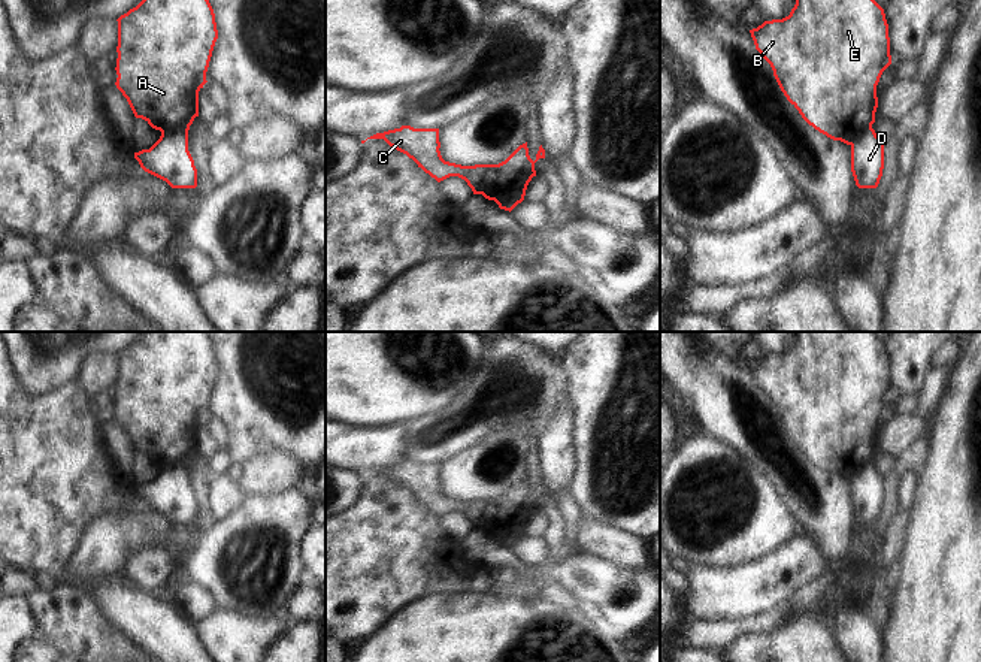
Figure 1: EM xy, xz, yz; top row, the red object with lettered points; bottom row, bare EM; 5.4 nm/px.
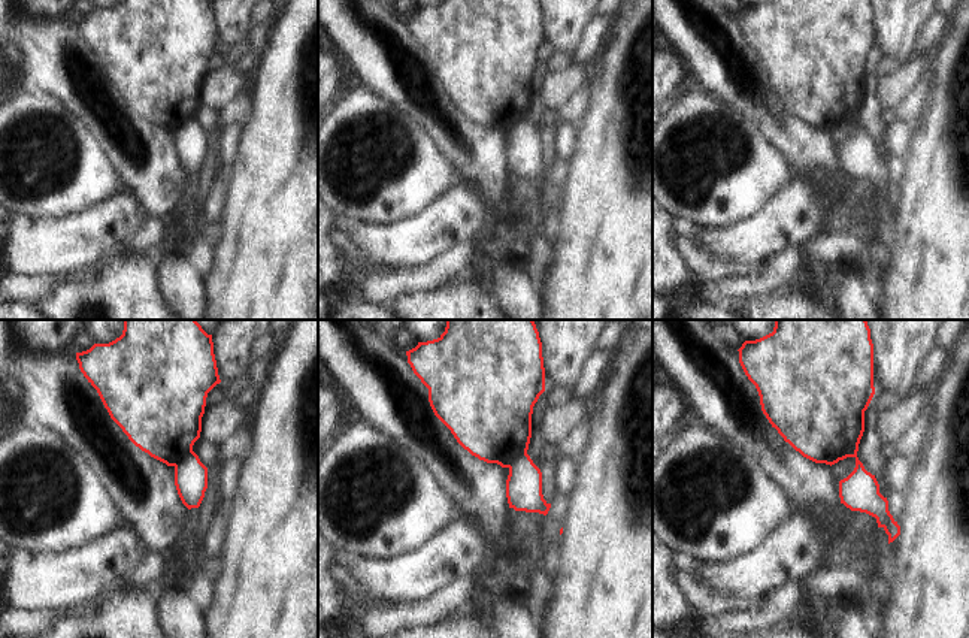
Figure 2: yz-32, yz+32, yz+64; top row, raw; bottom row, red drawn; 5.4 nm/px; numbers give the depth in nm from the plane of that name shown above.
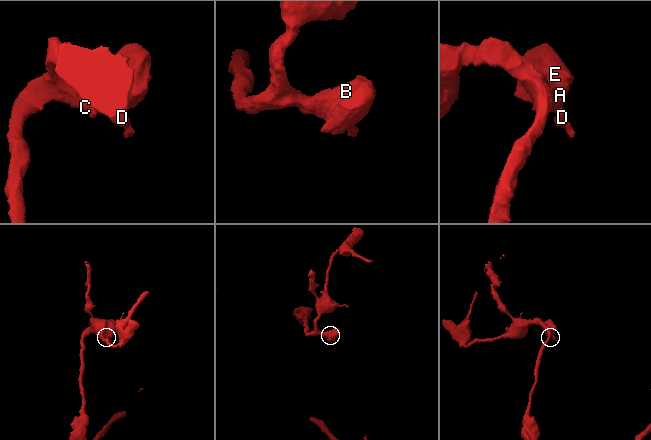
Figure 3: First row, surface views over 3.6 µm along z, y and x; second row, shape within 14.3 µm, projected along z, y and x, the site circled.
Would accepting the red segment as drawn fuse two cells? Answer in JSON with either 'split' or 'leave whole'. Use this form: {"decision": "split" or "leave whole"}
{"decision": "split"}

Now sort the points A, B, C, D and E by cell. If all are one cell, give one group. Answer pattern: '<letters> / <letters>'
A B C E / D

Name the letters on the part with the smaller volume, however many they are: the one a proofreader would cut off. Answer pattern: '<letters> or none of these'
D

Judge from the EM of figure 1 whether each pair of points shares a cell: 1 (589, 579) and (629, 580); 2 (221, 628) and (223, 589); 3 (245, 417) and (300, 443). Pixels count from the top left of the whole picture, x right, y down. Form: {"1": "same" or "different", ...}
{"1": "same", "2": "different", "3": "same"}

